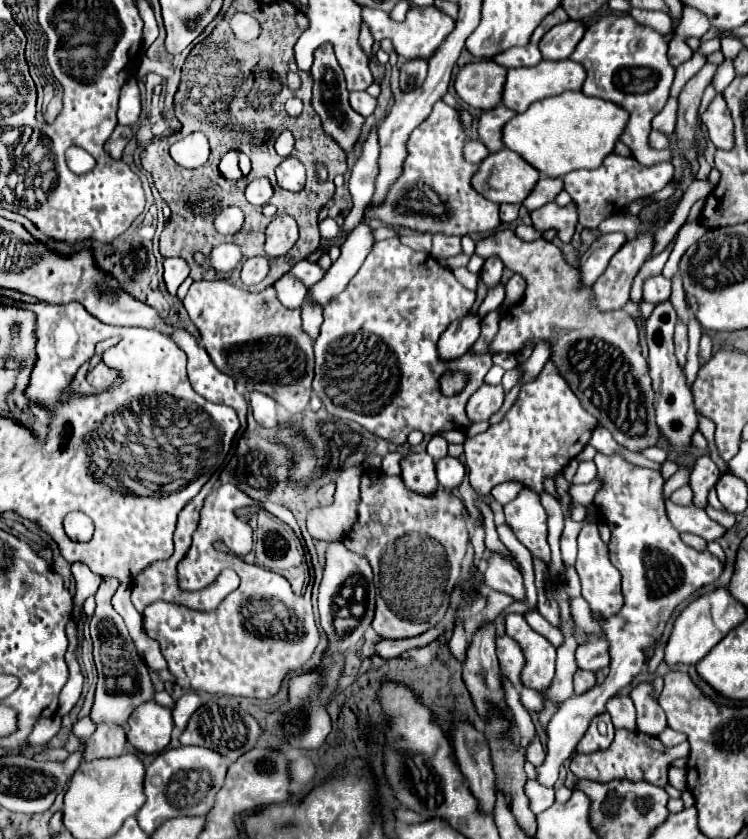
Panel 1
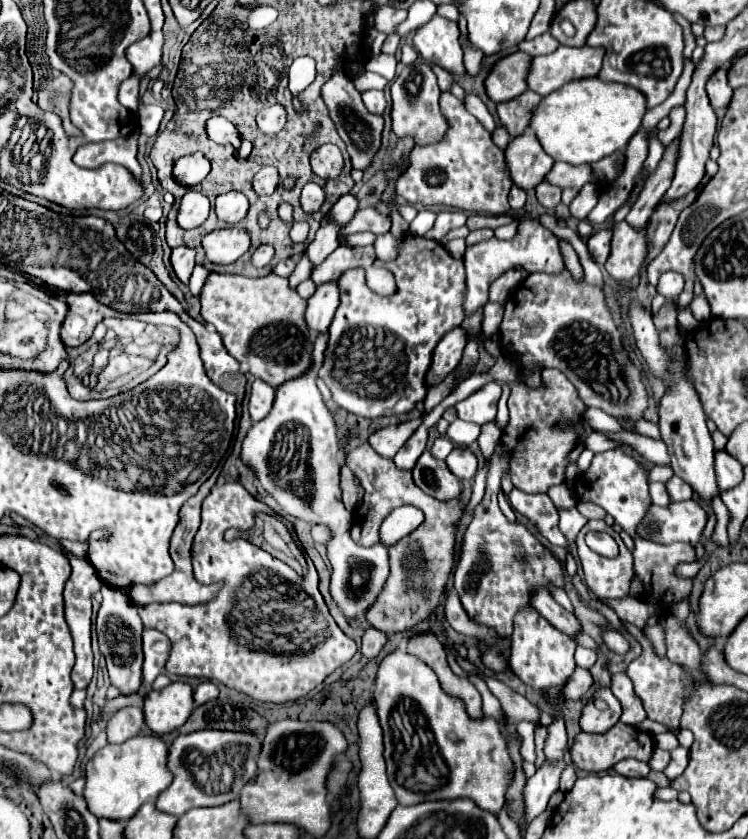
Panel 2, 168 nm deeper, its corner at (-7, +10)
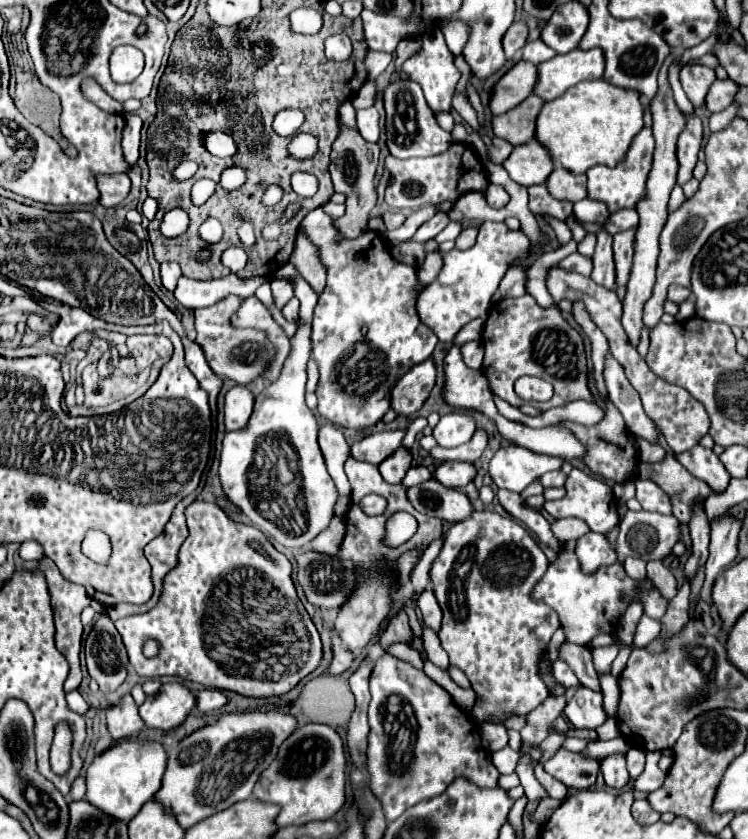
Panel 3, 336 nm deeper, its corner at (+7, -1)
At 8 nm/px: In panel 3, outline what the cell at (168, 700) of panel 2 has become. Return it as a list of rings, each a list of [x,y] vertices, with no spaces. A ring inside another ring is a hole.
[[[163,683],[159,693],[147,697],[139,707],[139,715],[149,729],[171,731],[185,721],[187,713],[193,709],[195,695],[179,683]]]

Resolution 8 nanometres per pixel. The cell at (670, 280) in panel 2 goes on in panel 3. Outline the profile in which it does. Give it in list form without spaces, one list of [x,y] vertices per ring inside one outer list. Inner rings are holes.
[[[671,285],[669,291],[667,291],[667,299],[673,301],[673,303],[681,303],[681,301],[685,301],[689,295],[691,295],[691,291],[685,289],[685,287],[679,287],[679,285]]]

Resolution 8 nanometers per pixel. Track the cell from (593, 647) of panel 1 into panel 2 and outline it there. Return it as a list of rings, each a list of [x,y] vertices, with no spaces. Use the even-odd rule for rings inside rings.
[[[577,648],[575,650],[575,662],[577,662],[577,666],[589,670],[595,664],[595,660],[597,660],[597,654],[593,650],[589,650],[589,648]]]

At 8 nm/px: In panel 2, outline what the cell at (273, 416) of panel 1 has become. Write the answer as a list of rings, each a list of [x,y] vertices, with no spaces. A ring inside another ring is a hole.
[[[257,378],[251,386],[251,398],[249,398],[249,414],[253,422],[263,420],[269,414],[273,406],[273,398],[275,398],[275,390]]]

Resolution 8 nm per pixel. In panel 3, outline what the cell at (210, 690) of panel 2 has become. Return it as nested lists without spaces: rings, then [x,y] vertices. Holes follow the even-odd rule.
[[[203,689],[195,693],[197,701],[195,701],[195,709],[201,713],[211,713],[221,709],[227,703],[227,693],[217,691],[217,689]]]

